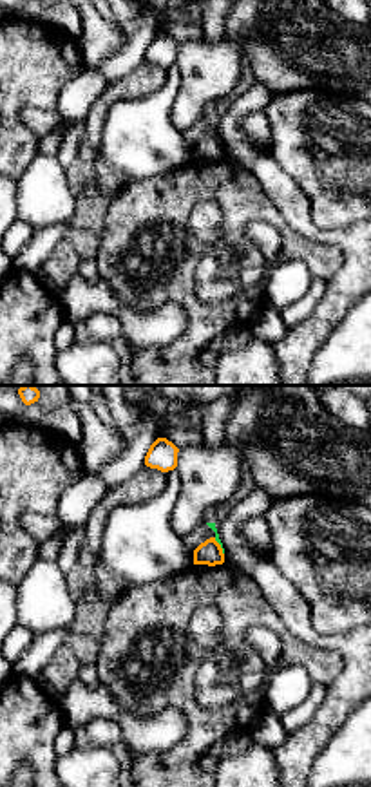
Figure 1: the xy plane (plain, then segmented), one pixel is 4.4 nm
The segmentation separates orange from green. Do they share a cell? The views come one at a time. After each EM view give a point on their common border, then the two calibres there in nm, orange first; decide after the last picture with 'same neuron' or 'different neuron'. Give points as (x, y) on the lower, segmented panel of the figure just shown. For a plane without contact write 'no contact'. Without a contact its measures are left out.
(219, 547) | 110/30 nm

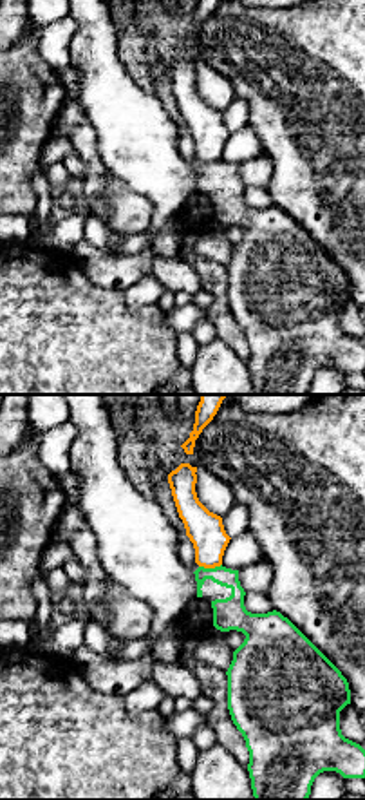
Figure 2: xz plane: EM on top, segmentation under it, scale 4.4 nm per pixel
(210, 567) | 160/140 nm

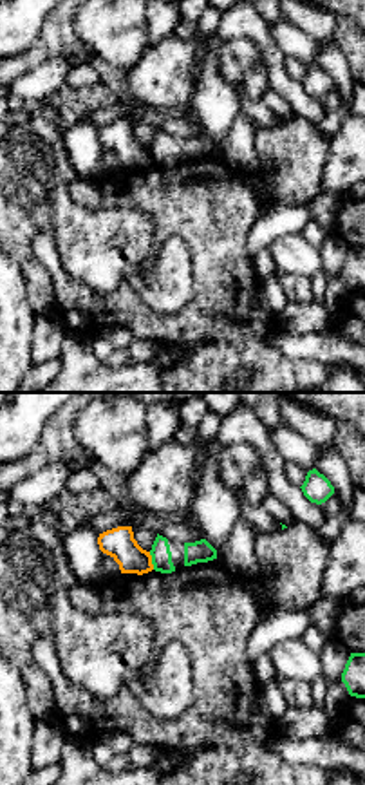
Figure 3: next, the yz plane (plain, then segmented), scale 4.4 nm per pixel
(150, 561) | 140/100 nm

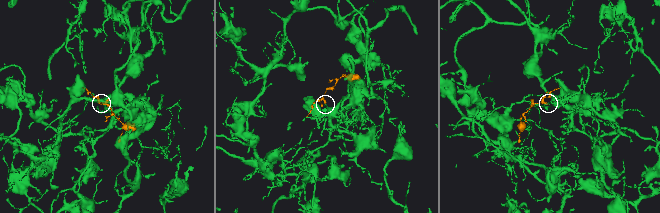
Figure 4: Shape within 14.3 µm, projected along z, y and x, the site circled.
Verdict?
different neuron

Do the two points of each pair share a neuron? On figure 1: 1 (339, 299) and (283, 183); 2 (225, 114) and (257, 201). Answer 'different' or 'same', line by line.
1: same
2: different

